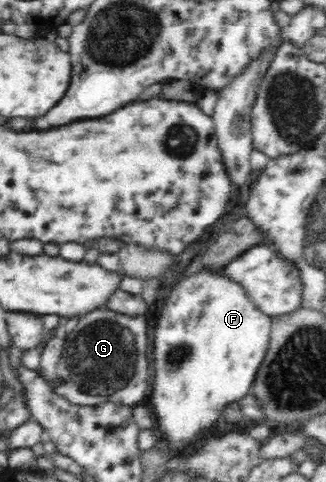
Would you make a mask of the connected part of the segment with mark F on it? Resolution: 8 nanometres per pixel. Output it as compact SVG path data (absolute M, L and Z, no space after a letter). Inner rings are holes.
M203 267L201 271L196 271L188 277L184 277L178 285L174 286L170 296L167 297L166 303L159 314L154 319L152 335L154 335L154 367L156 367L156 375L154 375L154 397L152 397L152 405L154 405L154 411L158 415L158 421L162 423L158 429L160 434L167 441L171 442L173 447L182 447L185 442L194 440L196 435L204 431L204 429L212 427L212 423L221 417L220 411L226 403L238 401L240 397L244 397L248 391L250 391L250 385L254 381L254 375L256 375L256 369L260 367L264 355L266 355L266 349L268 349L268 341L271 339L272 322L275 317L268 315L267 312L262 311L252 301L251 296L247 294L242 283L238 280L232 279L228 276L224 268L218 267Z

